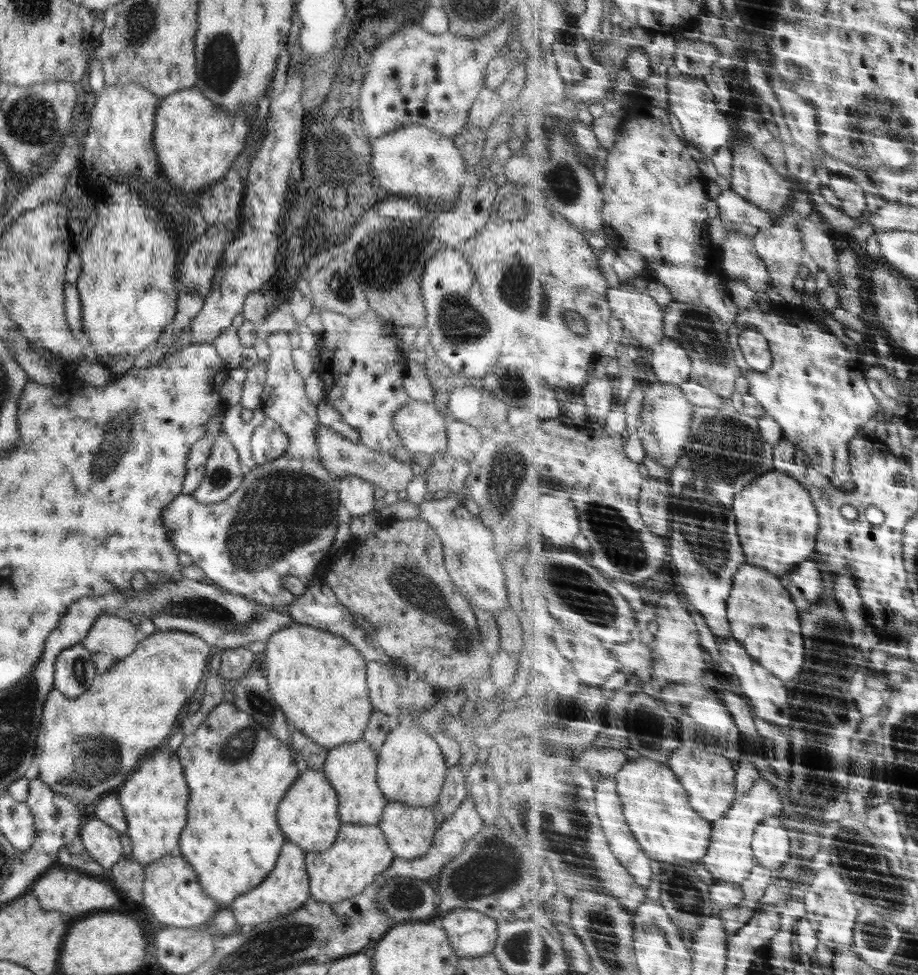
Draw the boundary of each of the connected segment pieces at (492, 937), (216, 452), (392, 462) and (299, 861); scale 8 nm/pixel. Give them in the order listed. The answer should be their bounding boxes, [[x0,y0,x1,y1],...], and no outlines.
[[438,909,498,958],[192,433,245,504],[316,422,415,492],[230,840,310,929]]

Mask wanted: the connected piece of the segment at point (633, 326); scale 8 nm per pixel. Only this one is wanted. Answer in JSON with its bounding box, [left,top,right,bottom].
[608,286,666,346]

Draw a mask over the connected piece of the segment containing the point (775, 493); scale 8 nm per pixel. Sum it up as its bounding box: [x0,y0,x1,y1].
[734,470,821,577]

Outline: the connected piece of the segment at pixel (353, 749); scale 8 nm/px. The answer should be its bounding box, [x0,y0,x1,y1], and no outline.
[322,738,389,825]

